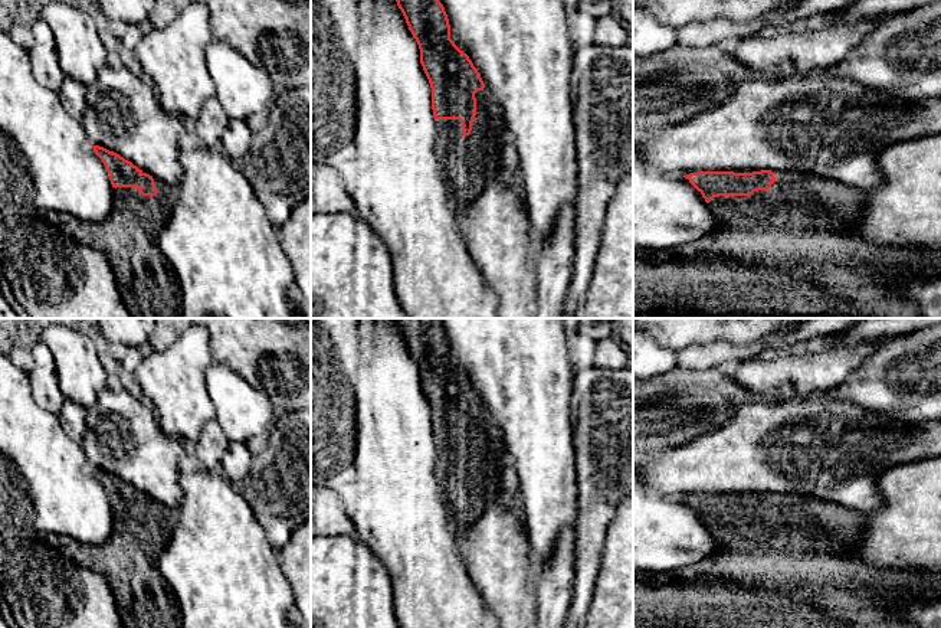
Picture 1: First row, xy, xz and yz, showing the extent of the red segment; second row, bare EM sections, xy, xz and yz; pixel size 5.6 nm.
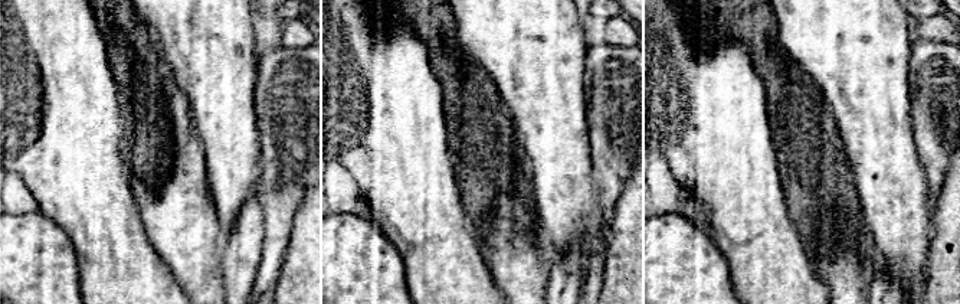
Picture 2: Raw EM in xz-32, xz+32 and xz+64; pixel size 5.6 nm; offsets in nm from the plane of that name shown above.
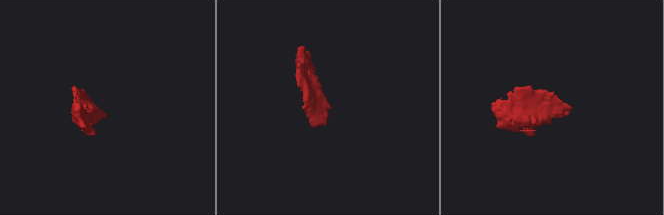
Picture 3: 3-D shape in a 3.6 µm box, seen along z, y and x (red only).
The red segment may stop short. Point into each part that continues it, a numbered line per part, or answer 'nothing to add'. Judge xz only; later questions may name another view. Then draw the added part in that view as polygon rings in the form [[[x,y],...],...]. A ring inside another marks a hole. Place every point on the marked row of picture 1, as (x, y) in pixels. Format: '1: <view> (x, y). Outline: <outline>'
1: xz (469, 162). Outline: [[[478,91],[475,98],[476,115],[469,135],[462,134],[459,120],[436,120],[435,148],[456,207],[470,205],[496,173],[498,134],[485,92]]]

